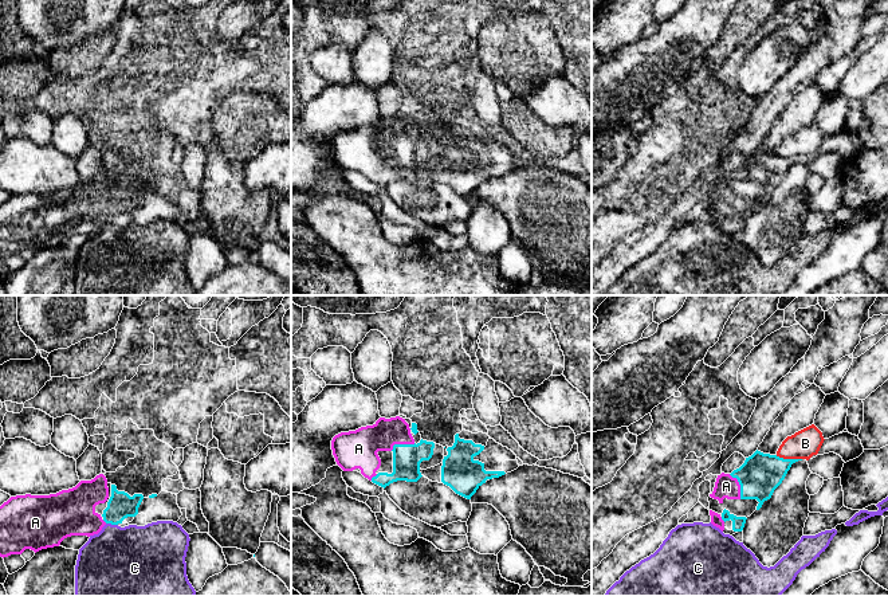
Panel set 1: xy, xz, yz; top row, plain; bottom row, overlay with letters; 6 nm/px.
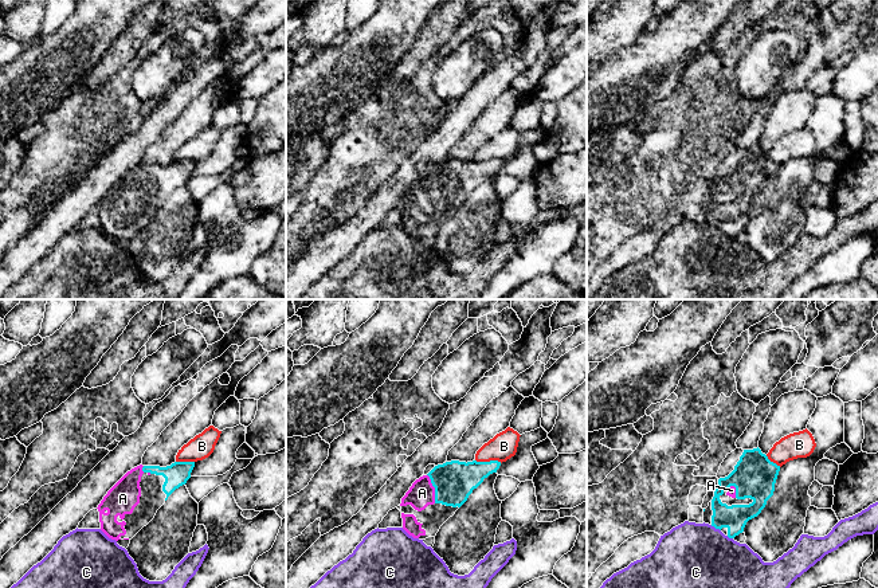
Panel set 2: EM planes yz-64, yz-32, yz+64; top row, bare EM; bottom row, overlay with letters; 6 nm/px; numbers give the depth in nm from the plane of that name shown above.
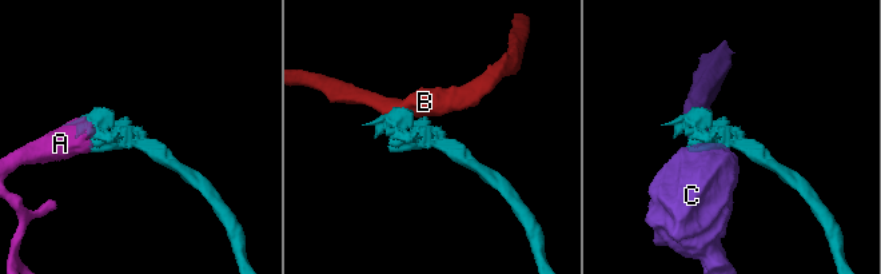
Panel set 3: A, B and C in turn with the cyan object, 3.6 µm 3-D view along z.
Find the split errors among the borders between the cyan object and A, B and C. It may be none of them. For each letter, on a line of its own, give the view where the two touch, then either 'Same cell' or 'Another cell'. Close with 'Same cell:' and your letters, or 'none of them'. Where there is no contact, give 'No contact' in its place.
A: Touches cyan in yz. Same cell
B: Touches cyan in yz. Another cell
C: Touches cyan in xy. Another cell
Same cell: A

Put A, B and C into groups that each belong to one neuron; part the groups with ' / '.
A / B / C

